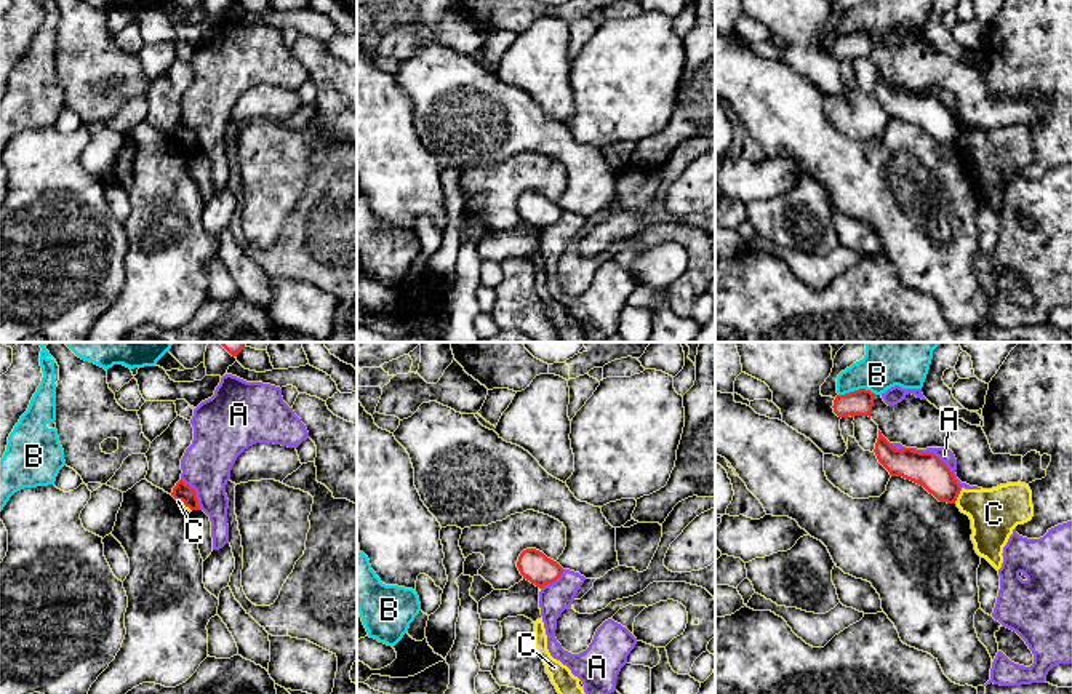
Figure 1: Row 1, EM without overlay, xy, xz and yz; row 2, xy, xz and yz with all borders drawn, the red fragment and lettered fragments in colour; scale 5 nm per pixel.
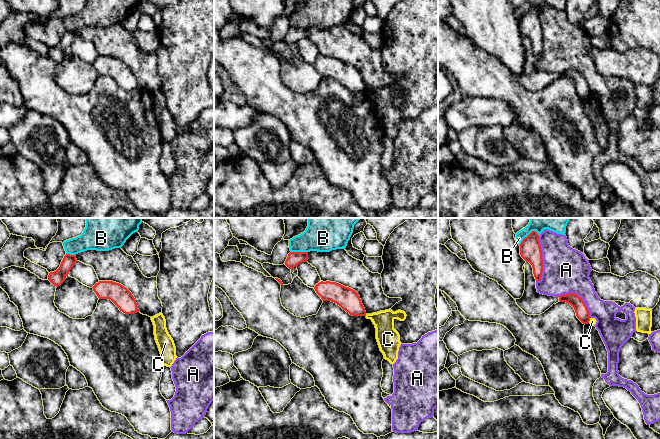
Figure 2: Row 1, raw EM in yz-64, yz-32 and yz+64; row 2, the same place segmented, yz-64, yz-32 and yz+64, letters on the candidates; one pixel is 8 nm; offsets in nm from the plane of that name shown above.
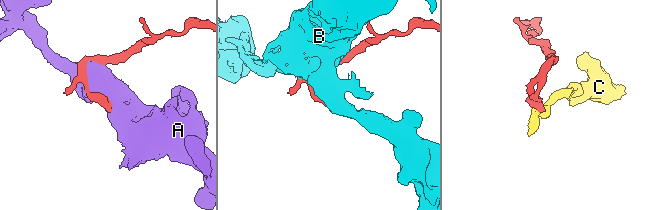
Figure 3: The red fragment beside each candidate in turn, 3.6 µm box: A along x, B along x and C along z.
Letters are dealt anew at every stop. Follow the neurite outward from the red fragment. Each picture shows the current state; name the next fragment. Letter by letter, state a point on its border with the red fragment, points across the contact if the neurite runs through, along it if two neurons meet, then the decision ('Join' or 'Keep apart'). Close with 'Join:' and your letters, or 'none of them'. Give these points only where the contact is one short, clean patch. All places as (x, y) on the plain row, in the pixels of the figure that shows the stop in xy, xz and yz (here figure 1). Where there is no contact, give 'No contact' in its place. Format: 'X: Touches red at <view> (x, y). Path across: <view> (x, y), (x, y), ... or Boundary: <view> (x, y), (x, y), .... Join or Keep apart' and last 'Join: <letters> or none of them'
A: Touches red at yz (940, 101). Keep apart
B: Touches red at yz (856, 32). Keep apart
C: Touches red at yz (957, 138). Keep apart
Join: none of them

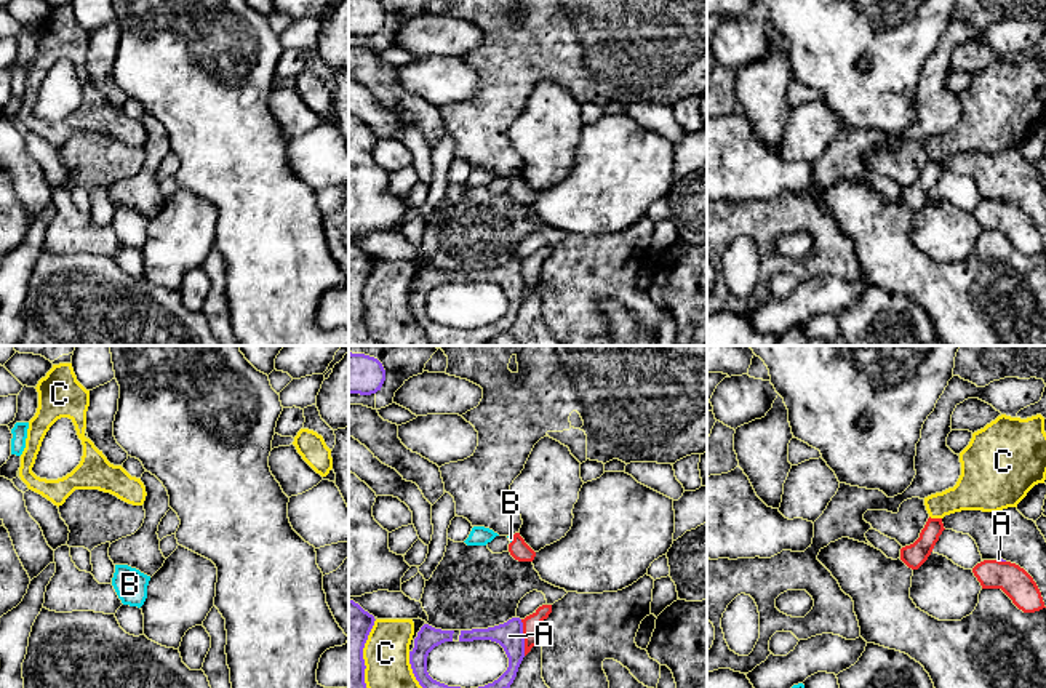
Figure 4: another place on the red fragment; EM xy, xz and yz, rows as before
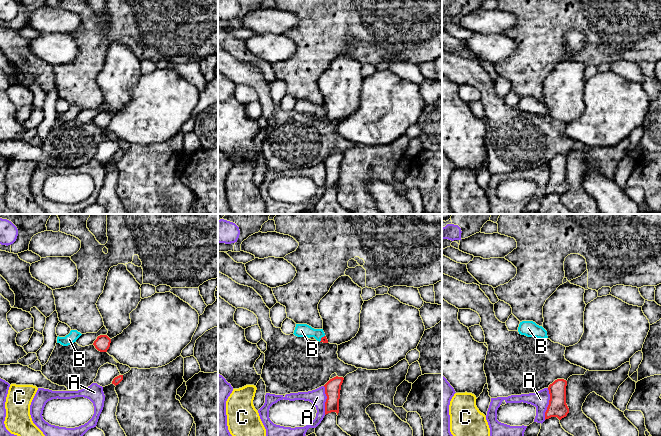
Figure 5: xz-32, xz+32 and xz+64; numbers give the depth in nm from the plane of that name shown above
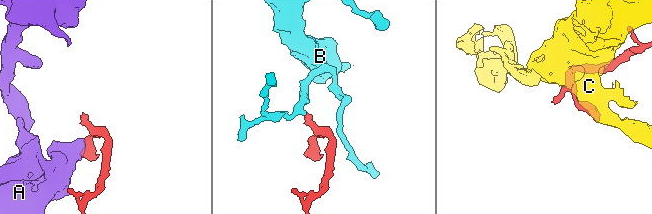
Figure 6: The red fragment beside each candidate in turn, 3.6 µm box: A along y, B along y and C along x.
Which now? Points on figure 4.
A: Touches red at xz (523, 277). Boundary: xz (520, 261), (525, 296). Keep apart
B: Touches red at xz (514, 181). Path across: xz (519, 191), (514, 181), (511, 180). Join
C: Touches red at yz (936, 160). Keep apart
Join: B

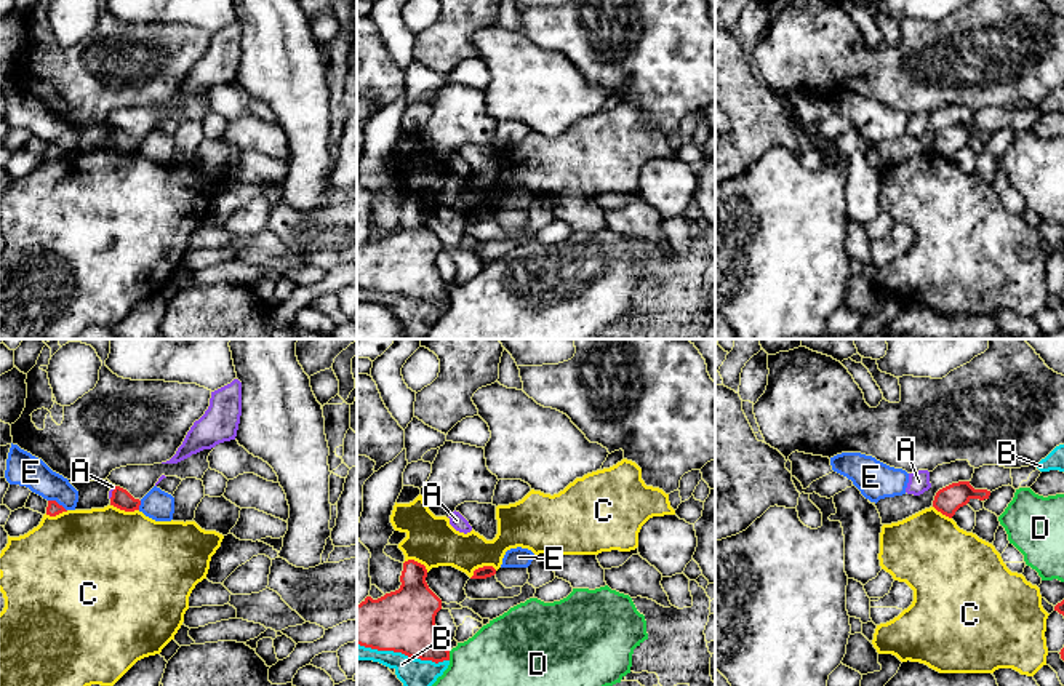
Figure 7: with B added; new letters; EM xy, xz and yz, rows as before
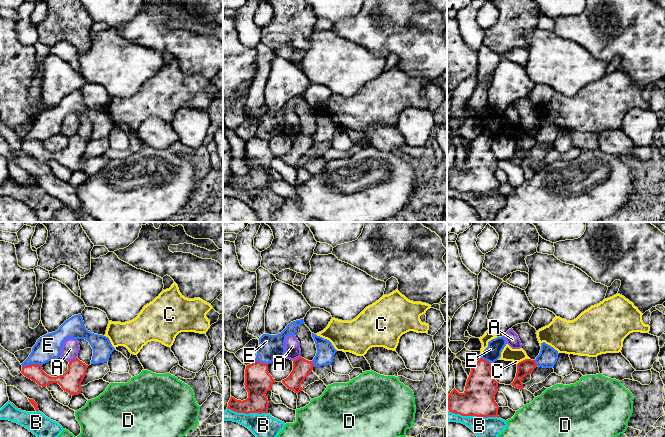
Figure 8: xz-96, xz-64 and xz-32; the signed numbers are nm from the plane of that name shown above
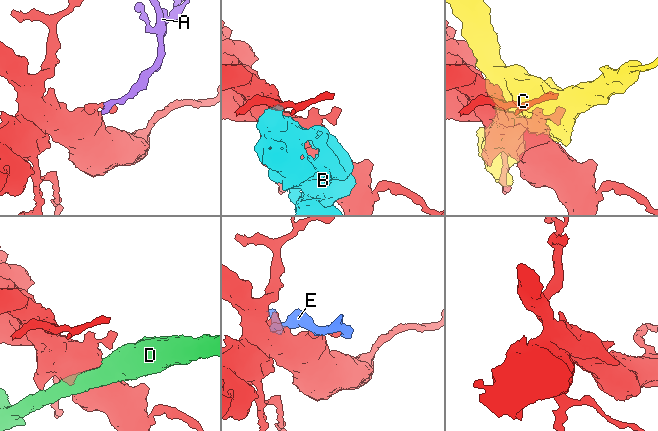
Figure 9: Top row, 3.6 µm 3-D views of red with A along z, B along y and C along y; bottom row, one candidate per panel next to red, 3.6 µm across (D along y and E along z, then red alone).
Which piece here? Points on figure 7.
A: Touches red at xy (112, 135). Boundary: xy (116, 128), (109, 139). Keep apart
B: Touches red at xz (404, 295). Keep apart
C: Touches red at xz (484, 208). Keep apart
D: Touches red at xz (448, 298). Keep apart
E: Touches red at xy (58, 146). Keep apart
Join: none of them

